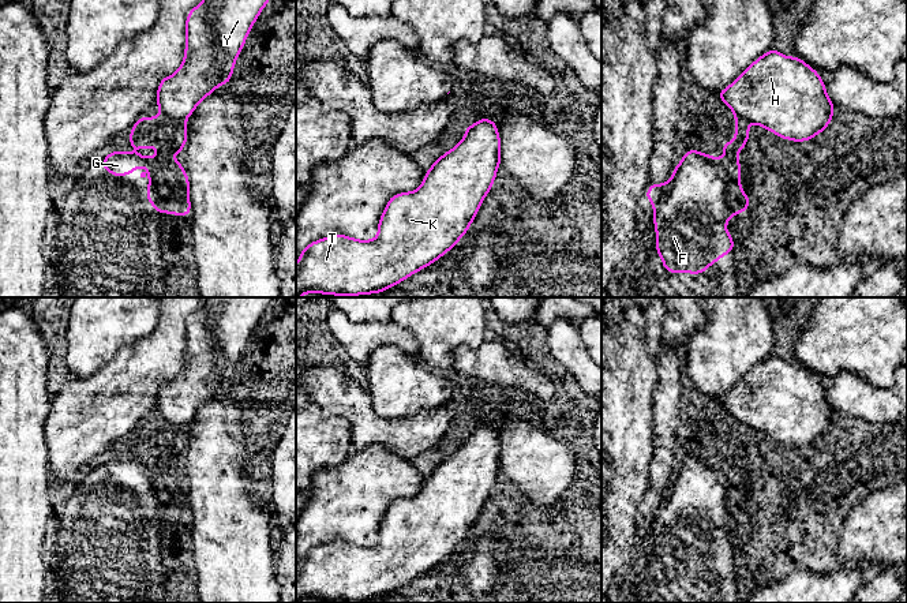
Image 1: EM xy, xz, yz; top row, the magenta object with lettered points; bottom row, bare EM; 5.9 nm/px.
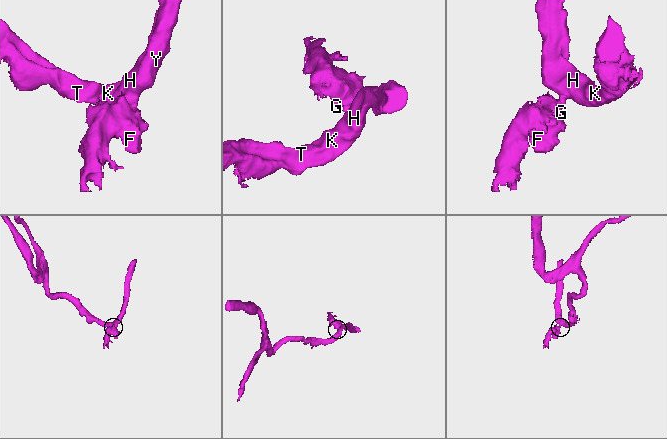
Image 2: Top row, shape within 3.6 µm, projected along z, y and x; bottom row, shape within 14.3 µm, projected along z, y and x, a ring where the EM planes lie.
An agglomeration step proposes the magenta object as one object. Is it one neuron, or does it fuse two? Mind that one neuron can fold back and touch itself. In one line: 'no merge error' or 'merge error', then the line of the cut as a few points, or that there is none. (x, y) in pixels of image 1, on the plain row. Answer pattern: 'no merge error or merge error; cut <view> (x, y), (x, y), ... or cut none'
merge error; cut xy (161, 416), (182, 426)

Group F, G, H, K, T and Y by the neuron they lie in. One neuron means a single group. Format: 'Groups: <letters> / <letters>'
Groups: F G / H K T Y

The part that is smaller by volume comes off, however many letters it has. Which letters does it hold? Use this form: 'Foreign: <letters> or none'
Foreign: F, G

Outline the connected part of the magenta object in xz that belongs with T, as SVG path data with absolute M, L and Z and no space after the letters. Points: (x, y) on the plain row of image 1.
M483 423L471 431L462 446L450 457L443 458L426 477L421 491L412 498L393 501L378 528L375 546L356 546L345 540L333 540L310 548L301 555L296 569L296 603L304 599L357 602L381 599L400 589L411 580L430 572L451 555L468 538L480 510L490 498L501 469L501 445L495 427Z

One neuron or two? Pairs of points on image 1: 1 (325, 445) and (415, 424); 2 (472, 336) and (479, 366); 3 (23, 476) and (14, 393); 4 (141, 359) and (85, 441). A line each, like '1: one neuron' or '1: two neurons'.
1: two neurons
2: two neurons
3: one neuron
4: one neuron

